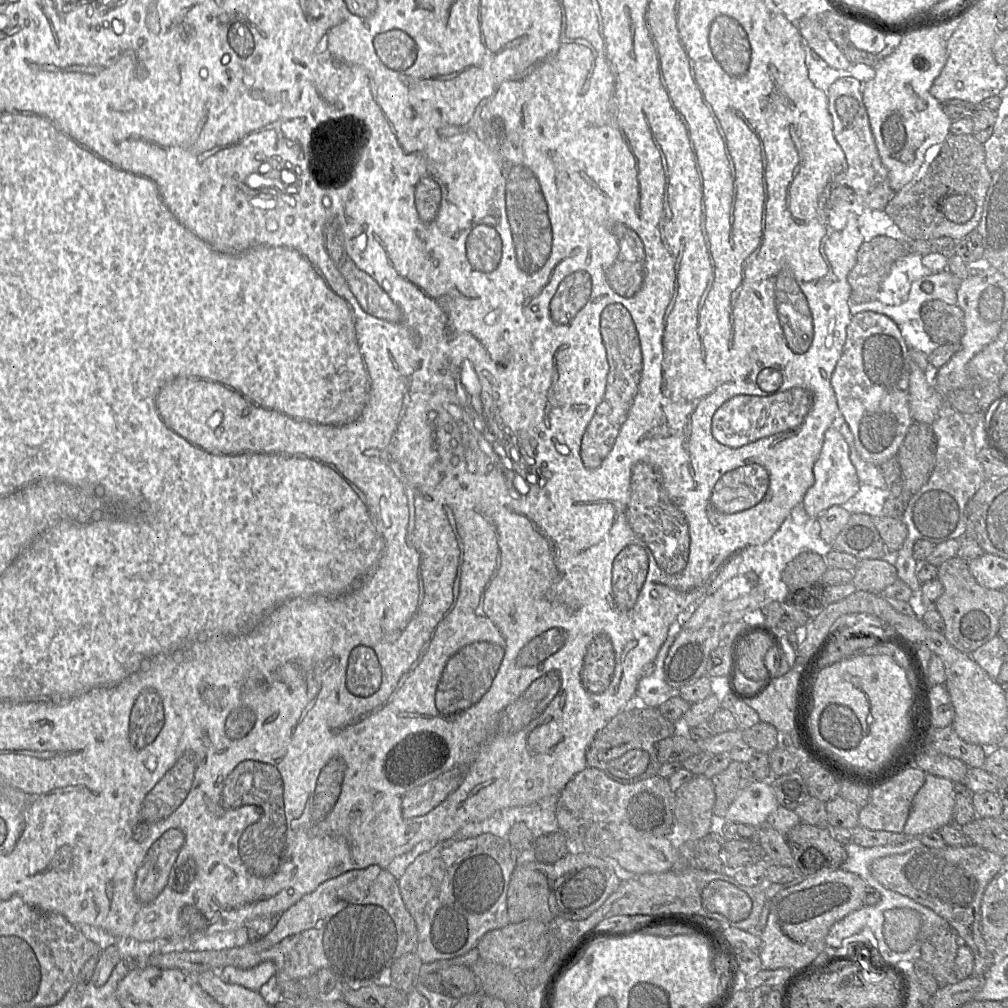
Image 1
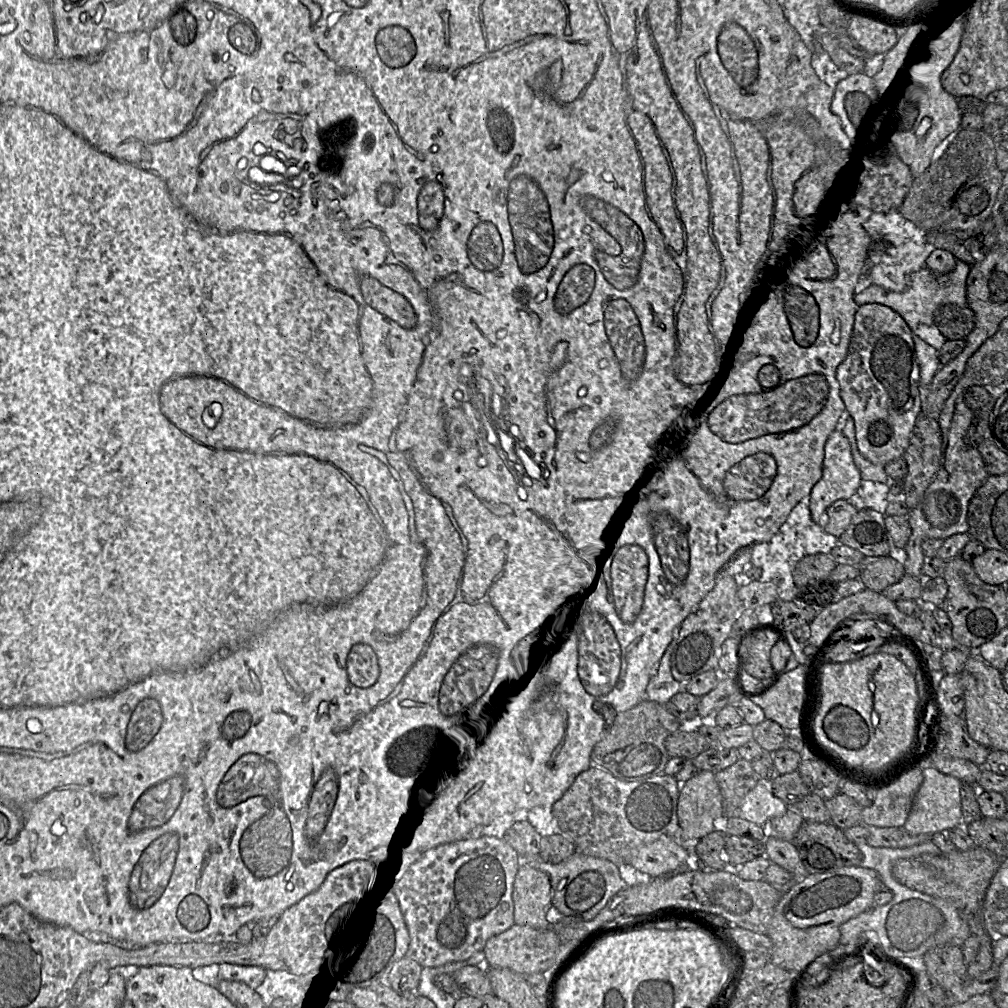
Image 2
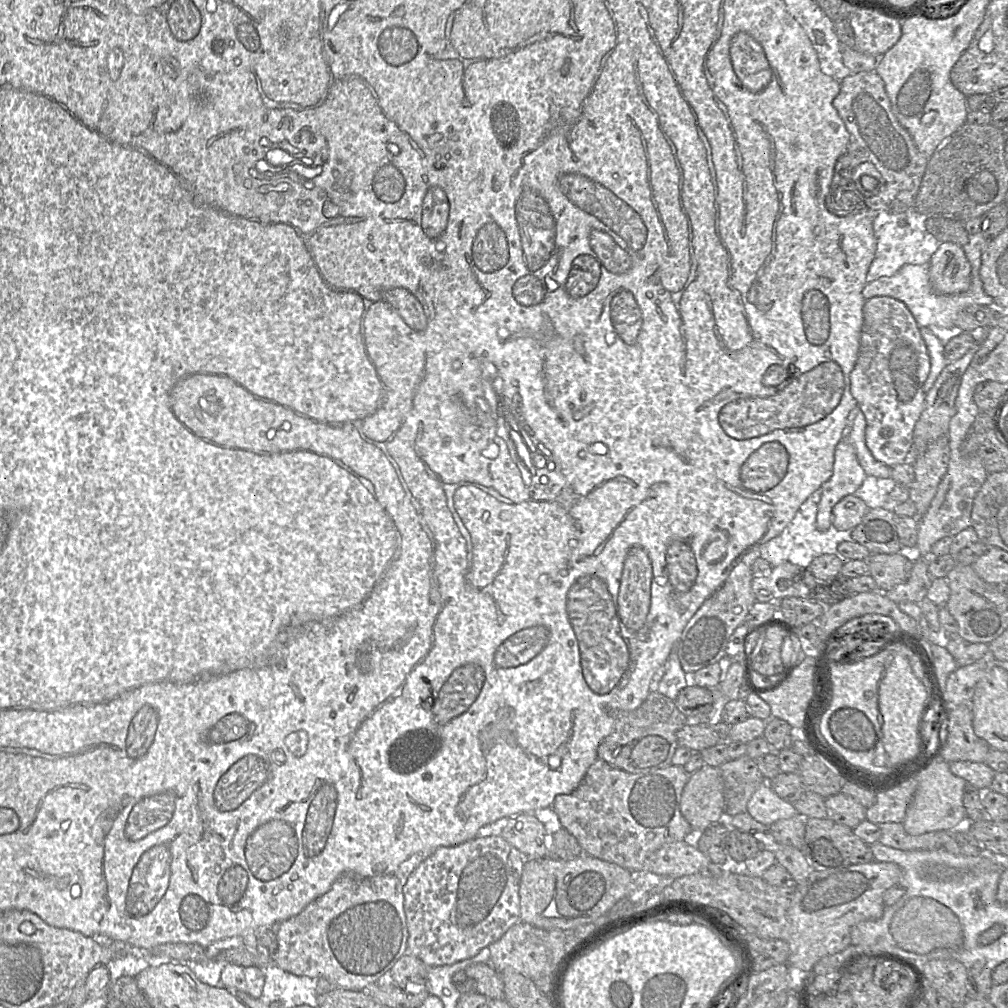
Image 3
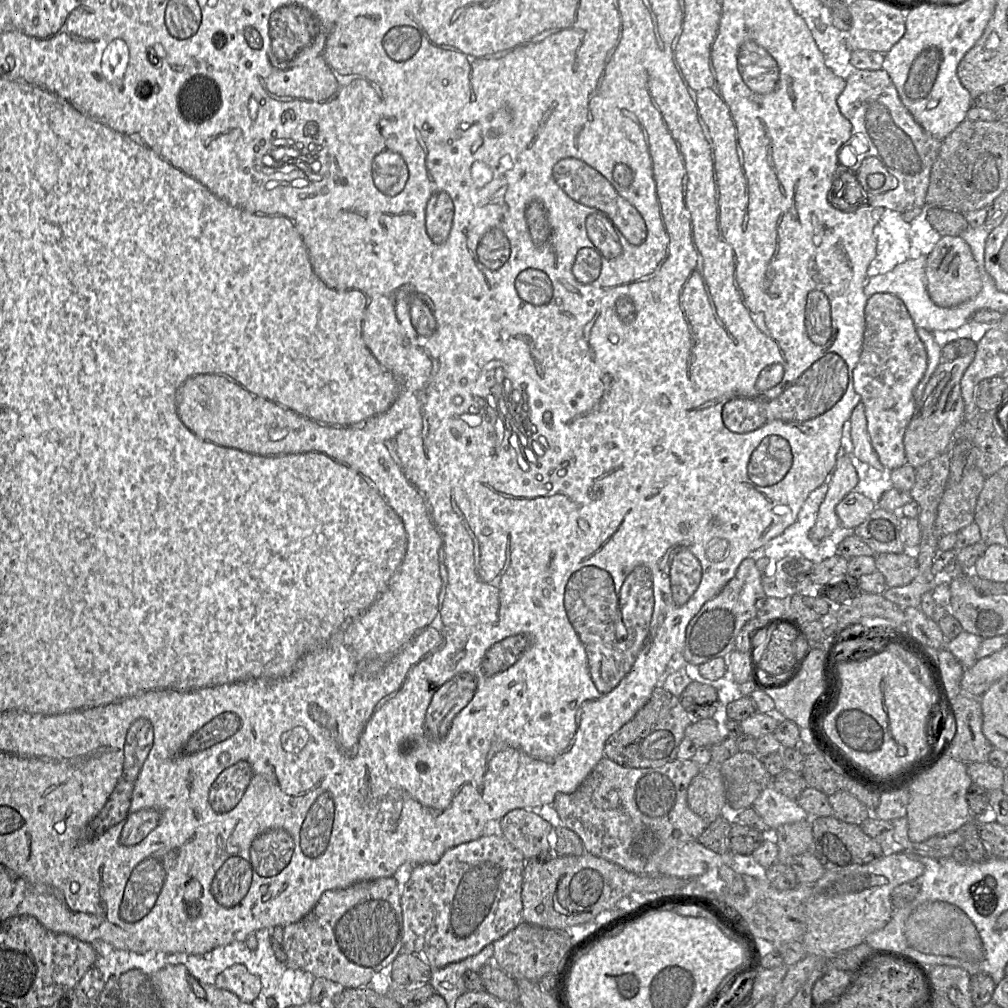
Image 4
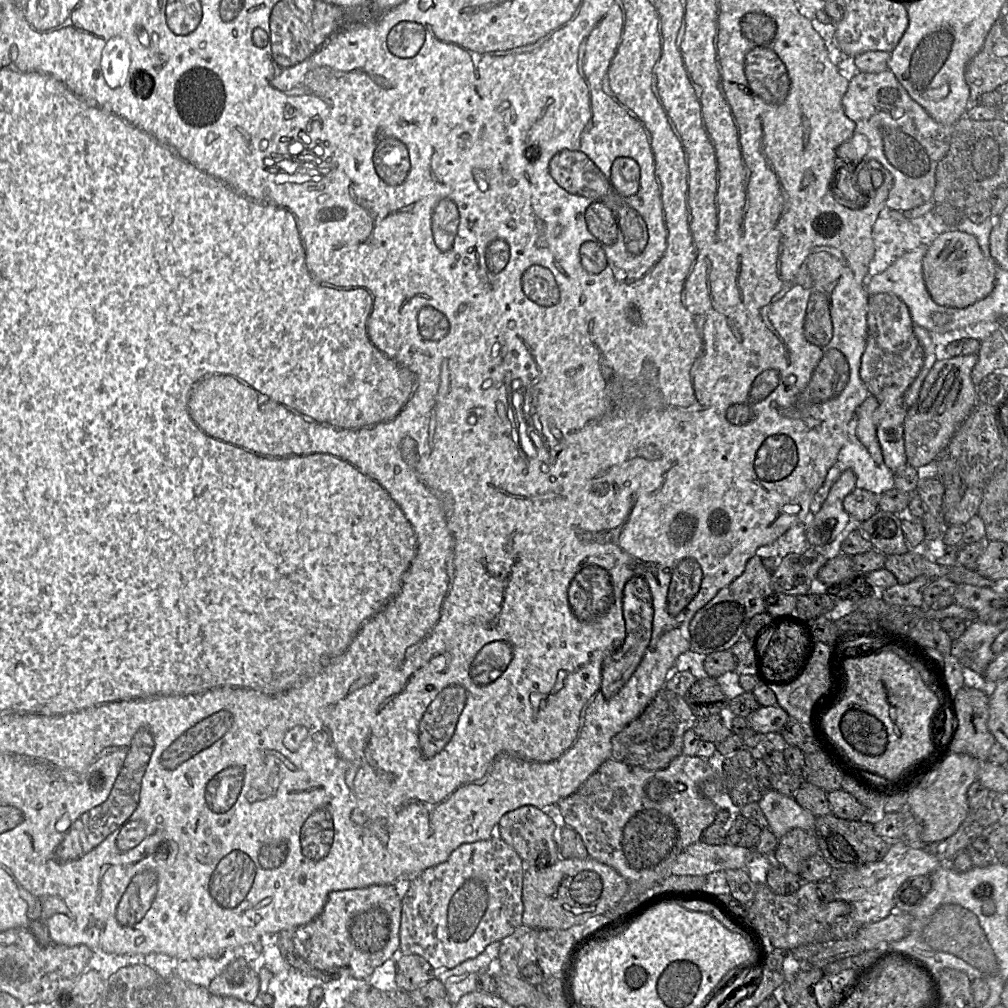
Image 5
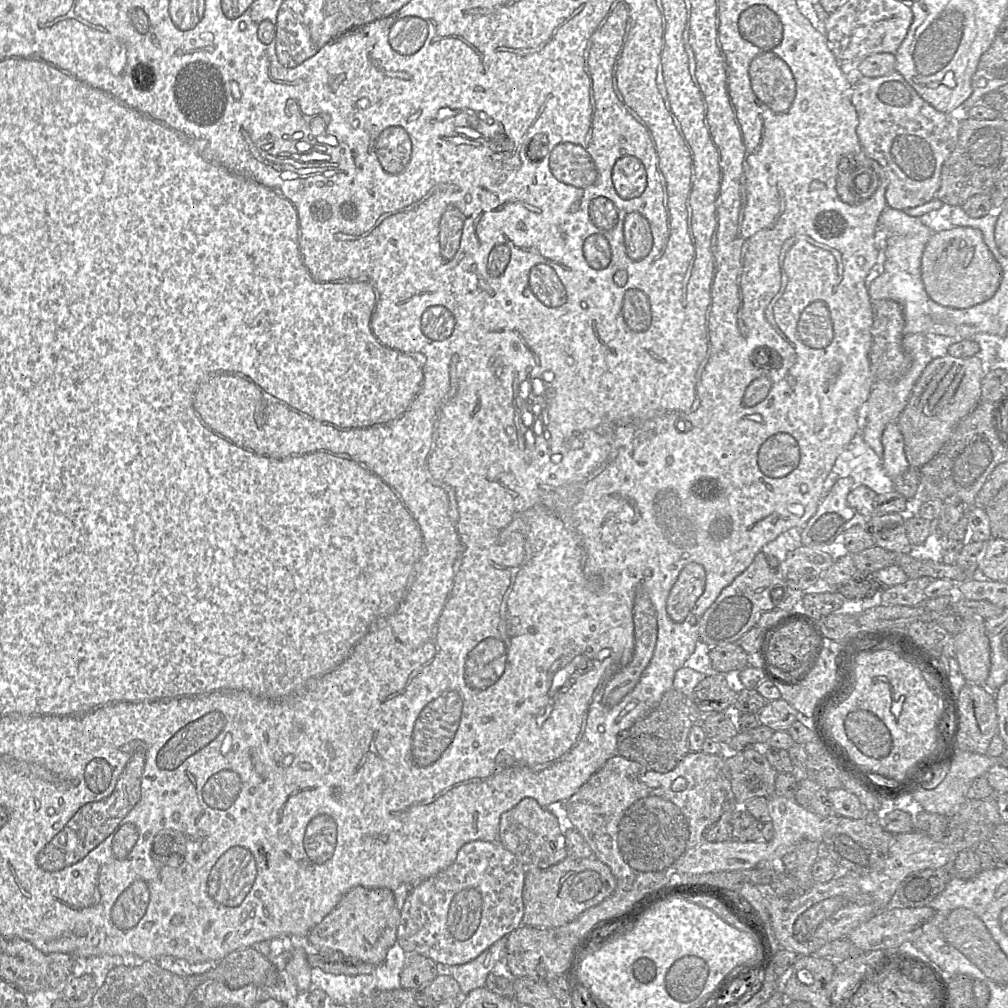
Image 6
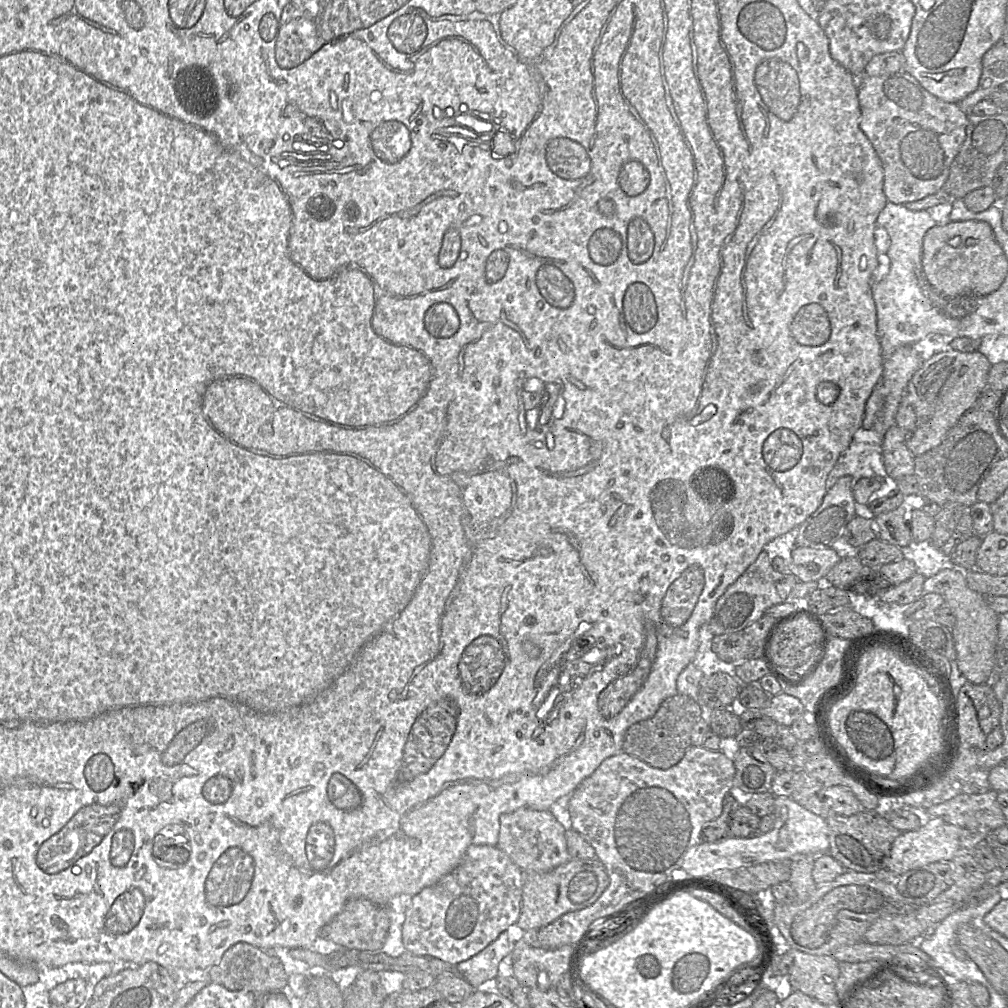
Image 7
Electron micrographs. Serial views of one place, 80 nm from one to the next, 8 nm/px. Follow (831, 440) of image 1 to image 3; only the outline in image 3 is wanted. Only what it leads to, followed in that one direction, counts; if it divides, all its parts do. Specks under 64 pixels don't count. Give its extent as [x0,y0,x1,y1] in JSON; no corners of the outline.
[816,439,866,531]

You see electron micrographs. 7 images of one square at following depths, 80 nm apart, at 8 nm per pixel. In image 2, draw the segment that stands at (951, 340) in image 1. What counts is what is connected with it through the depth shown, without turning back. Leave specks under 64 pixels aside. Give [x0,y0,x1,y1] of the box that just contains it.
[933,304,975,340]

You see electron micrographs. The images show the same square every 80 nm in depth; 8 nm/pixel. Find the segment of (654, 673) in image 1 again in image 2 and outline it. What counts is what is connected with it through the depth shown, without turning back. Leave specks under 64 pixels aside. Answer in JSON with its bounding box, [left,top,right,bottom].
[644,630,683,704]

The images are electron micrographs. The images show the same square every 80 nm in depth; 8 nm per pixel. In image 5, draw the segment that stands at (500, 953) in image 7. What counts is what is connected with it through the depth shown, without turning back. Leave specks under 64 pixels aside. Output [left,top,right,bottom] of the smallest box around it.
[436,941,500,1005]

